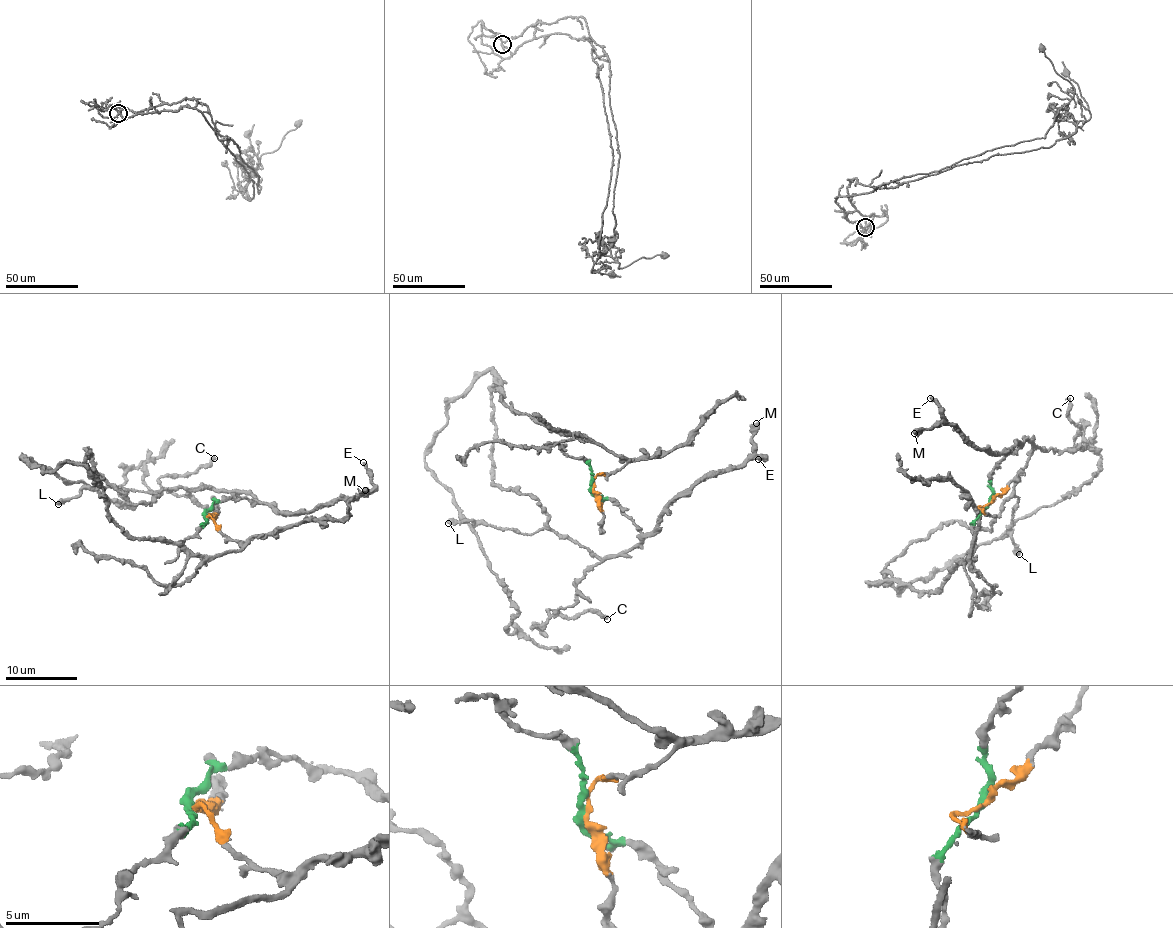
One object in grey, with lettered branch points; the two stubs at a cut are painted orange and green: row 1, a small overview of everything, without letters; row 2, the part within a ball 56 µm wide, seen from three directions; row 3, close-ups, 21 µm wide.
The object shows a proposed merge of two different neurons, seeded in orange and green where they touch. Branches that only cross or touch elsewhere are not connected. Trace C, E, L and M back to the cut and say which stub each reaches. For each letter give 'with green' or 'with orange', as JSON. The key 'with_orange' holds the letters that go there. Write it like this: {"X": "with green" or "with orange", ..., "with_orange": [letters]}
{"C": "with green", "E": "with green", "L": "with green", "M": "with green", "with_orange": []}

